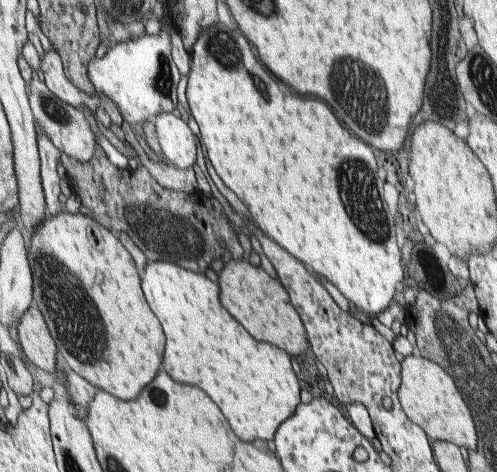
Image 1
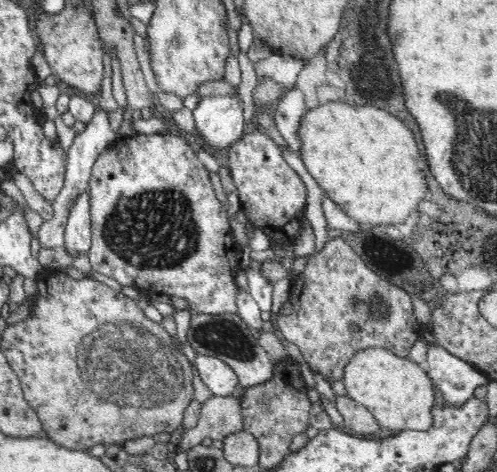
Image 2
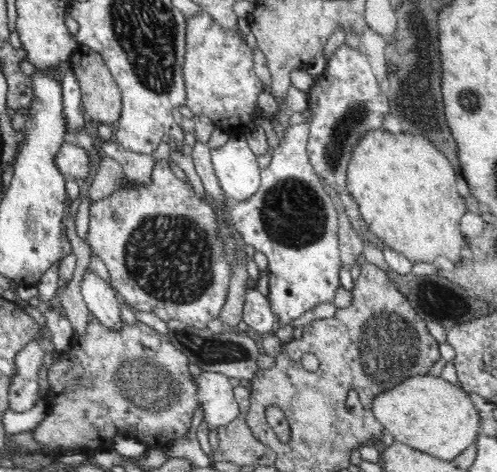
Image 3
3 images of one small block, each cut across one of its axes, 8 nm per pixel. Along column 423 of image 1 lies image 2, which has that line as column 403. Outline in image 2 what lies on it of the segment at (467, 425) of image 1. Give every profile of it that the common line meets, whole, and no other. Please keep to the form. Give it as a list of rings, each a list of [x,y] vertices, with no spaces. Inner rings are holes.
[[[366,348],[356,352],[354,360],[344,366],[344,384],[350,392],[350,398],[362,404],[388,432],[406,432],[416,430],[424,432],[434,426],[432,410],[438,404],[434,380],[422,366],[410,358],[400,358],[398,354],[382,348]]]

